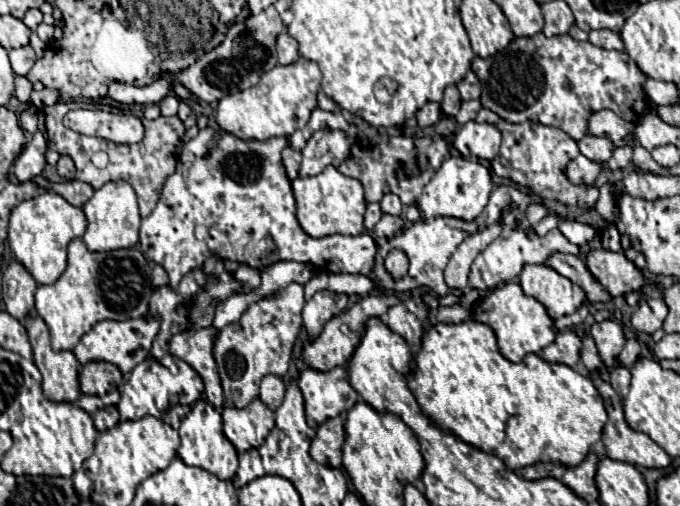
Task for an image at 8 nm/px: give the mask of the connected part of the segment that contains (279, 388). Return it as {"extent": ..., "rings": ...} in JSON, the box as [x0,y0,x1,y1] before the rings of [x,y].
{"extent":[259,376,285,410],"rings":[[[265,376],[261,380],[261,392],[259,392],[259,398],[271,408],[271,410],[277,410],[283,402],[283,396],[285,396],[285,384],[281,378],[277,376]]]}

